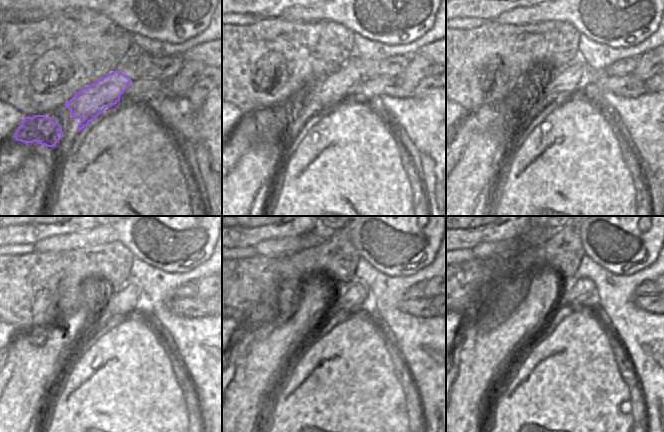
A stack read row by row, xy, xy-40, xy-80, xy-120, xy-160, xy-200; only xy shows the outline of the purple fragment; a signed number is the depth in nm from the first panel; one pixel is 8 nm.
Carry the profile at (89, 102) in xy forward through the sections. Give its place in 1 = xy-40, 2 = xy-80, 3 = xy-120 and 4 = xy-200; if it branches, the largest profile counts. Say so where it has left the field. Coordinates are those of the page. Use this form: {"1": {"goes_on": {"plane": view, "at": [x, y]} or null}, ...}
{"1": {"goes_on": {"plane": "xy-40", "at": [311, 103]}}, "2": {"goes_on": {"plane": "xy-80", "at": [564, 84]}}, "3": {"goes_on": {"plane": "xy-120", "at": [122, 304]}}, "4": {"goes_on": {"plane": "xy-200", "at": [574, 299]}}}

